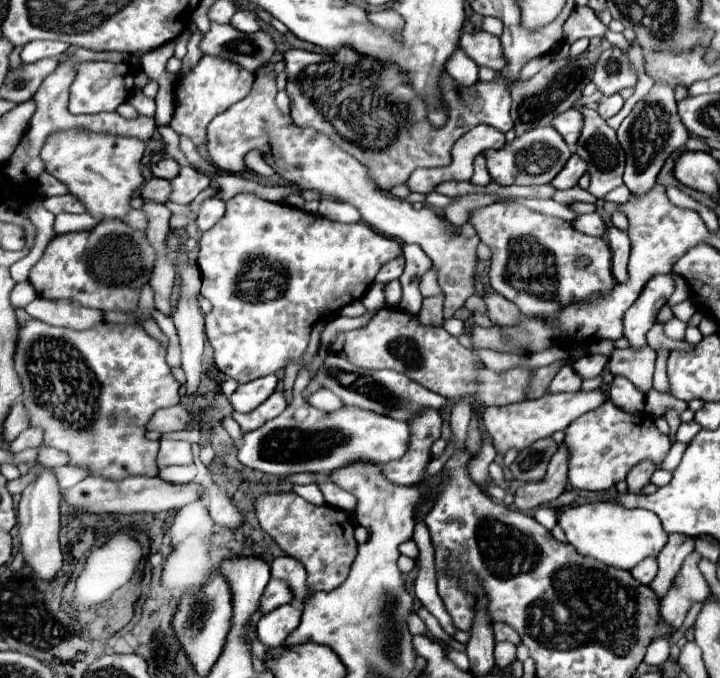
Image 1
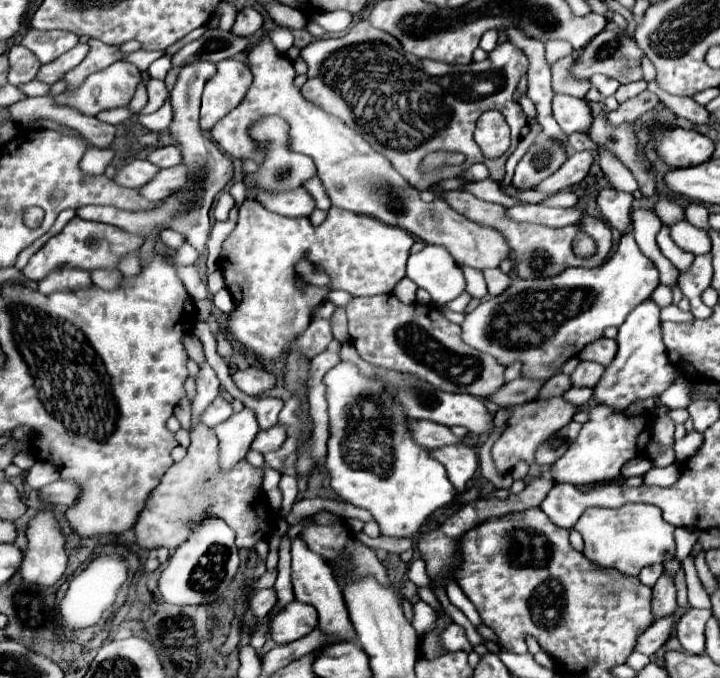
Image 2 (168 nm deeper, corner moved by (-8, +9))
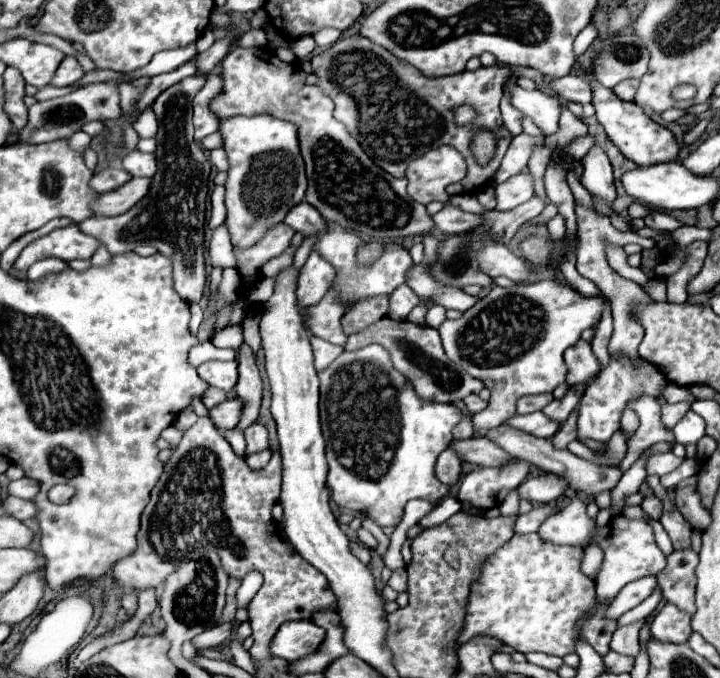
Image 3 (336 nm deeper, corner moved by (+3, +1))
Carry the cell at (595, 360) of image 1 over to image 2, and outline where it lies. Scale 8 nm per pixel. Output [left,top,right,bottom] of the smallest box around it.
[571,360,605,388]

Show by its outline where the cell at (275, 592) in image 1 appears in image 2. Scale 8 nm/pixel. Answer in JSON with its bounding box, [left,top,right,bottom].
[251,588,277,618]

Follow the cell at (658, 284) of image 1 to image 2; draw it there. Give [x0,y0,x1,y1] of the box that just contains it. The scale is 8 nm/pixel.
[593,298,675,410]

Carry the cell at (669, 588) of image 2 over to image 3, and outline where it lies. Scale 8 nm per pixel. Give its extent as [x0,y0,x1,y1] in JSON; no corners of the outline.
[610,620,642,658]

